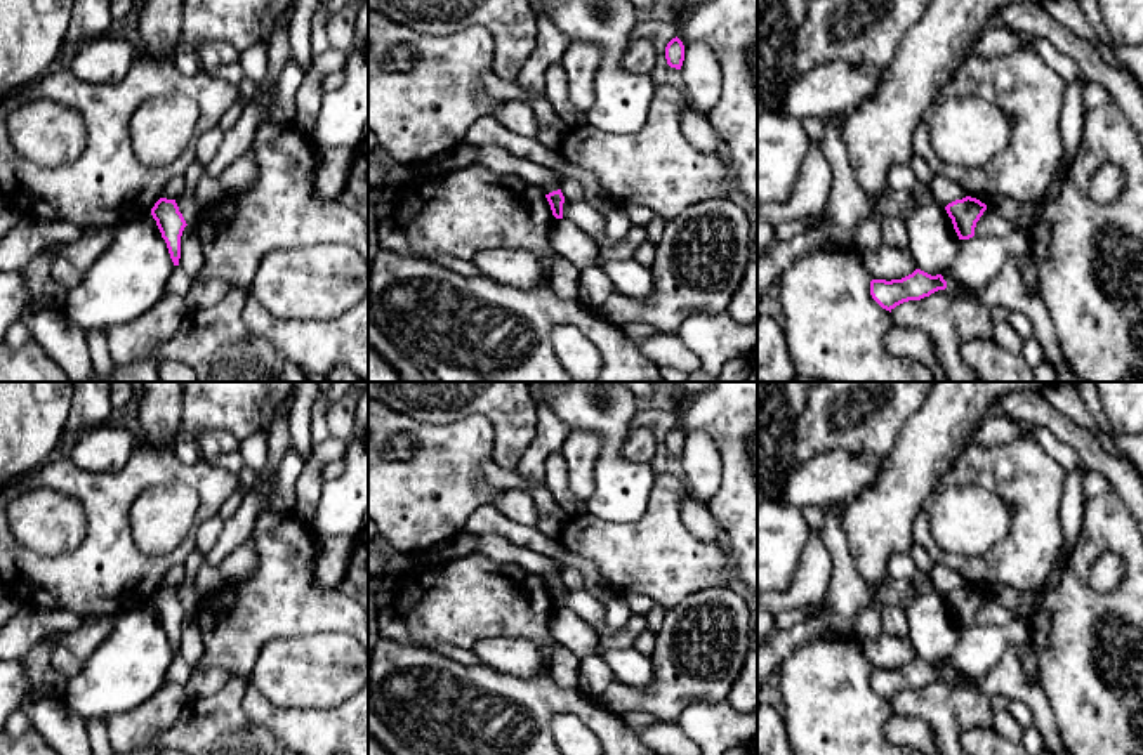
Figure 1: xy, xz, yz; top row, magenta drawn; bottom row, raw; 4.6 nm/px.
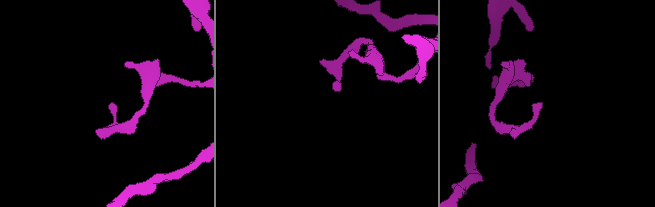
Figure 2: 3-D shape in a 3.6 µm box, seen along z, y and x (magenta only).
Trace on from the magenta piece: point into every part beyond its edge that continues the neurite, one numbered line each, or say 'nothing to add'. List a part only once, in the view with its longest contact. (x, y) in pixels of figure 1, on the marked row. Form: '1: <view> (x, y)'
nothing to add

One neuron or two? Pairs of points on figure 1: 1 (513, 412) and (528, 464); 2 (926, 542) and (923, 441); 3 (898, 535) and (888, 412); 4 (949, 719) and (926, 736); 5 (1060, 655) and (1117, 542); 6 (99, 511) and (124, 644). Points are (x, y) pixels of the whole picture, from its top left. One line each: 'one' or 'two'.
1: two
2: two
3: two
4: two
5: one
6: two

